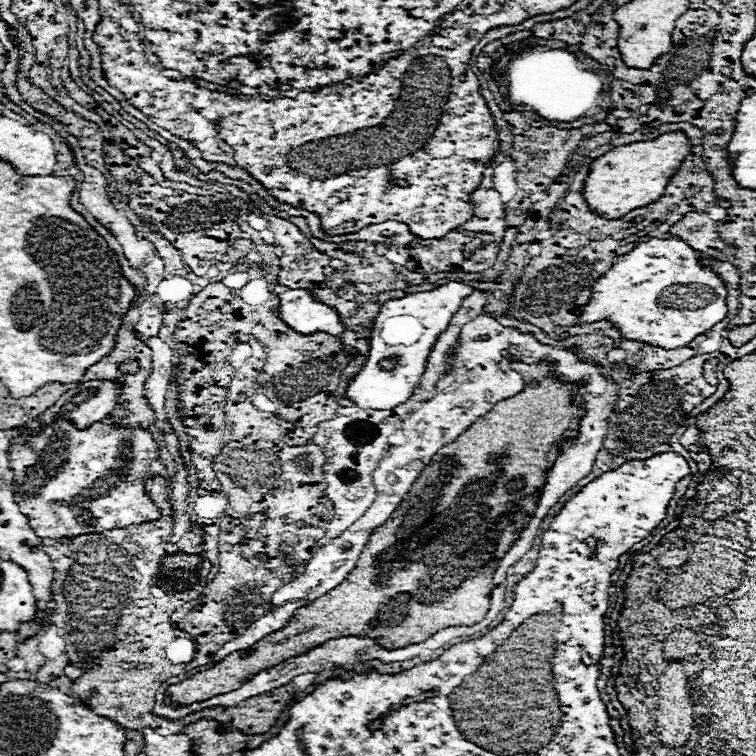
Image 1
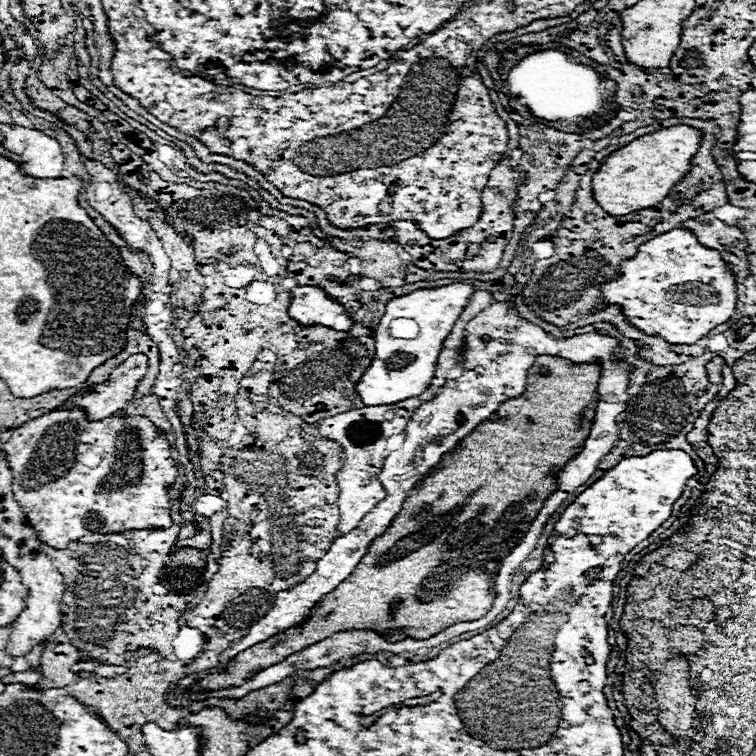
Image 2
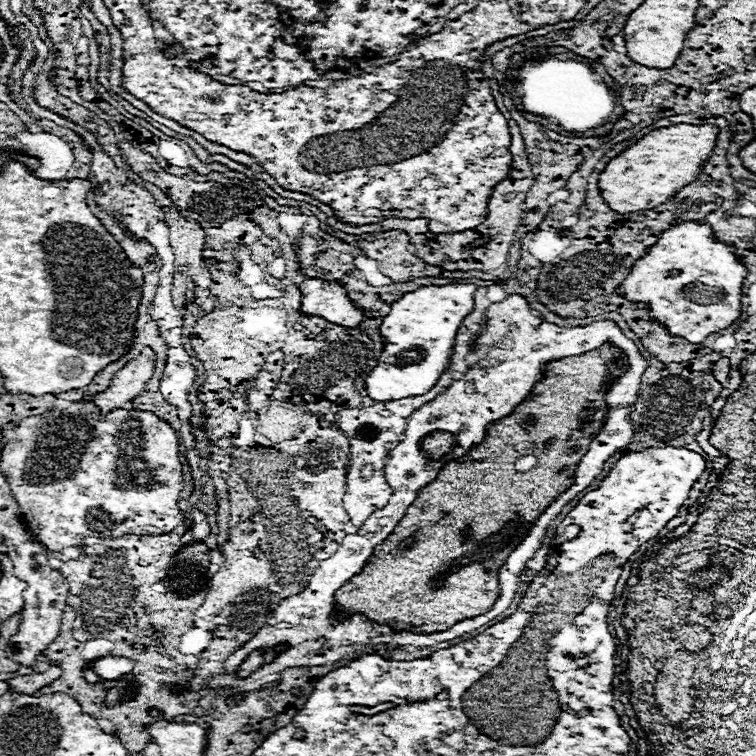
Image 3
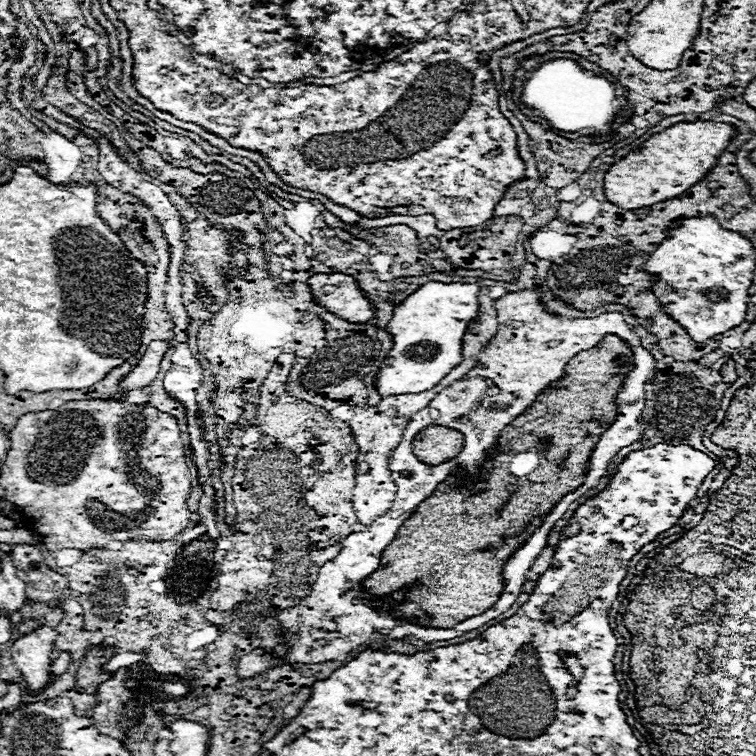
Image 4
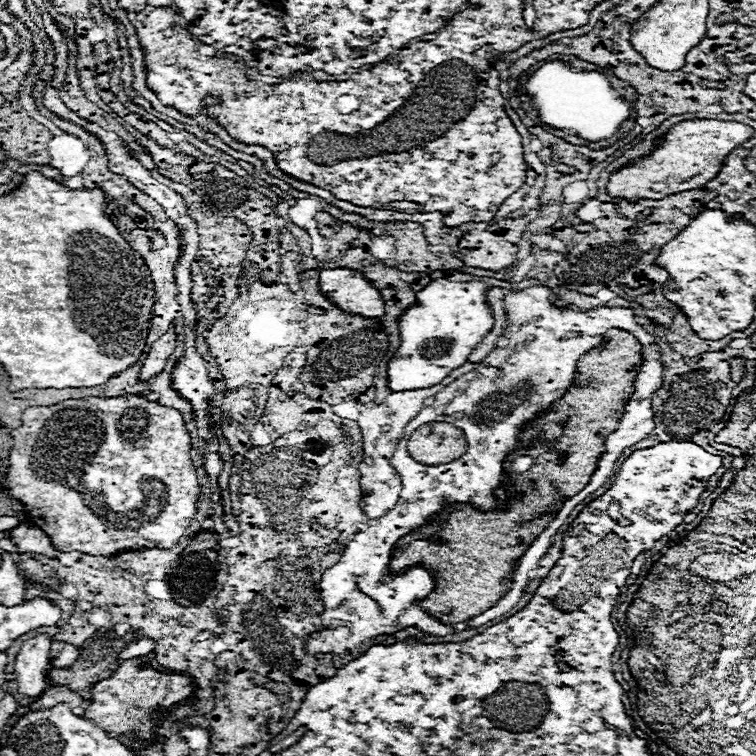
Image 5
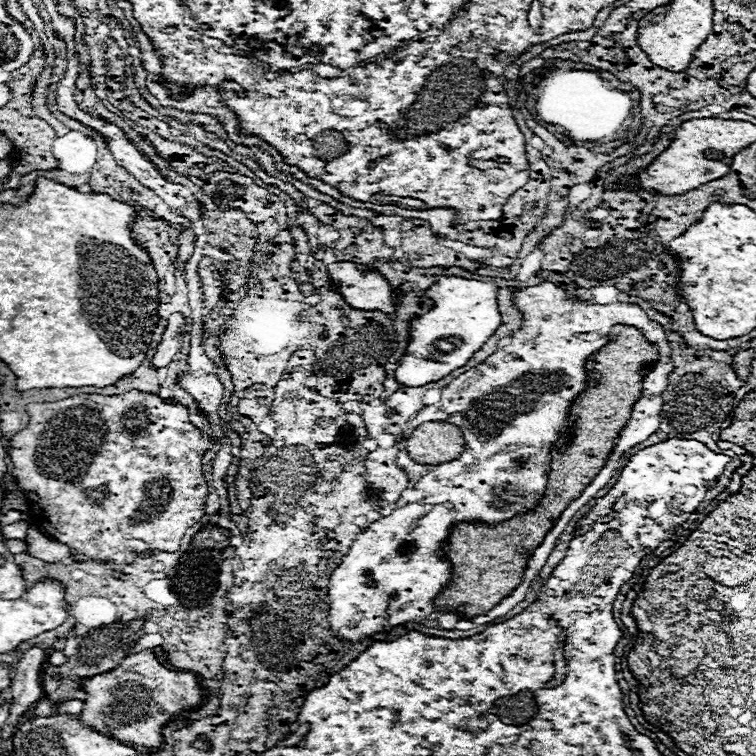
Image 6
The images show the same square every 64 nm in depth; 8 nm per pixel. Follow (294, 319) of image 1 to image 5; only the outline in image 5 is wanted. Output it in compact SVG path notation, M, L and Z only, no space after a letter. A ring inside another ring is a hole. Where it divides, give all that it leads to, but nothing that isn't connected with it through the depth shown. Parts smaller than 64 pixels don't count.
M334 268L320 272L322 292L338 304L340 310L350 314L362 314L364 318L384 316L382 294L362 272L350 268Z

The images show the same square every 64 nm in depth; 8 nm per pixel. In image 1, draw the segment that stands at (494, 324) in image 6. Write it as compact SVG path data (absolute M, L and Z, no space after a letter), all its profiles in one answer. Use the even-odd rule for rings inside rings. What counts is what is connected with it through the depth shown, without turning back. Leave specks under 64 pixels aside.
M448 282L428 292L414 292L404 298L394 298L382 304L374 320L370 338L370 356L364 368L350 380L346 396L362 410L388 410L406 402L426 370L426 360L438 340L448 328L448 322L462 306L462 300L474 292L470 284Z

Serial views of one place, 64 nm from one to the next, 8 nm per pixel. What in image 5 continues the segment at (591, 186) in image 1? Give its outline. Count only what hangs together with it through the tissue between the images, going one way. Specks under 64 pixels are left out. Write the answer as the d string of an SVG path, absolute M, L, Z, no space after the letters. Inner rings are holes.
M684 120L672 126L668 134L664 134L660 146L652 152L652 156L614 172L606 186L608 194L636 202L640 198L660 200L672 194L704 186L722 170L722 162L726 160L726 156L750 136L754 136L754 128L740 122Z

